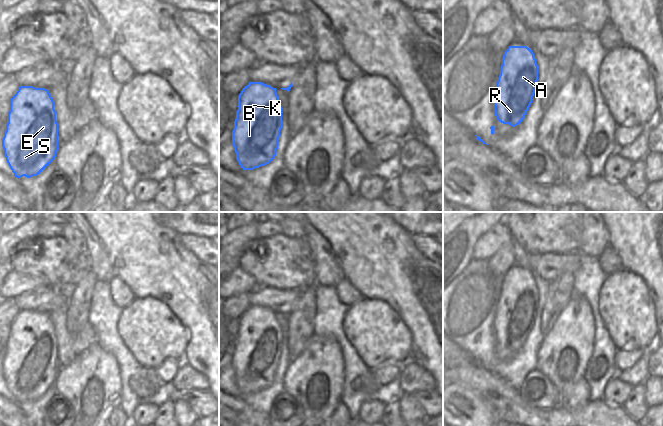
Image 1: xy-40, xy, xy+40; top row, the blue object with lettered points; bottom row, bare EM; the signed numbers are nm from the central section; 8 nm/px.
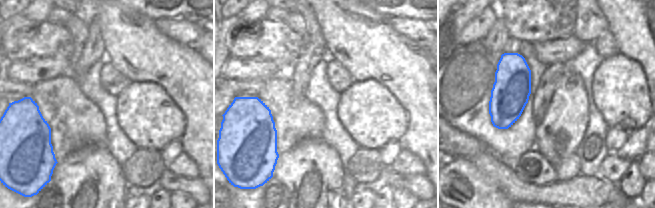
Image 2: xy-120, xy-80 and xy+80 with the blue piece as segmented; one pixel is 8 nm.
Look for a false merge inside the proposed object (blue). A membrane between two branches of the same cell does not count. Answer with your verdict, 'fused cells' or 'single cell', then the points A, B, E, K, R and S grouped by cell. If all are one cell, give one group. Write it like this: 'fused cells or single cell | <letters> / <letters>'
single cell | A B E K R S

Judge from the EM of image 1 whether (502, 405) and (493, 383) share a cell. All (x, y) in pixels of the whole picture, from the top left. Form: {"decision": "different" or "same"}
{"decision": "different"}

